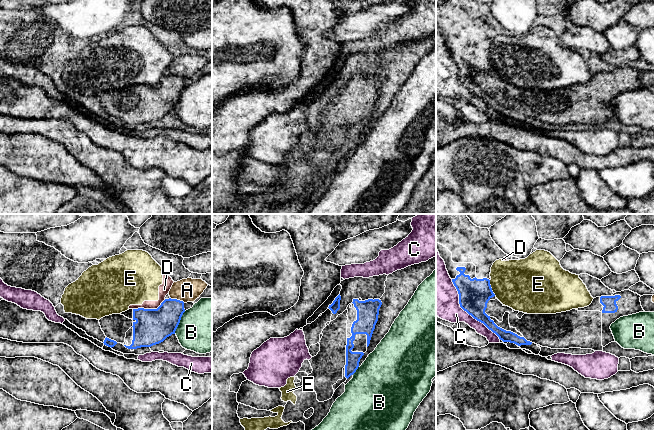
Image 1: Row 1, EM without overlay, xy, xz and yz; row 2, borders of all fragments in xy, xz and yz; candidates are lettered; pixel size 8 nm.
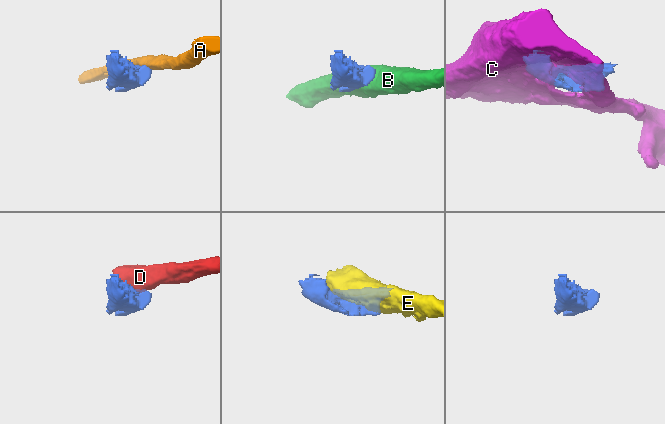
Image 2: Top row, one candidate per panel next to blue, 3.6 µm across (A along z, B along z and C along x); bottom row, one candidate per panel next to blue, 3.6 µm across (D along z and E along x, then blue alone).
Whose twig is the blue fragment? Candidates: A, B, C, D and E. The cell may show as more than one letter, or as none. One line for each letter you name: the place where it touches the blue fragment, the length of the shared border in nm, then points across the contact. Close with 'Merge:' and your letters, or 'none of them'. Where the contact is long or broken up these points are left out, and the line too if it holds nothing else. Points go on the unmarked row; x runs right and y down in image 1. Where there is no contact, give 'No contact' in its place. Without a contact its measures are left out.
Merge: none of them

